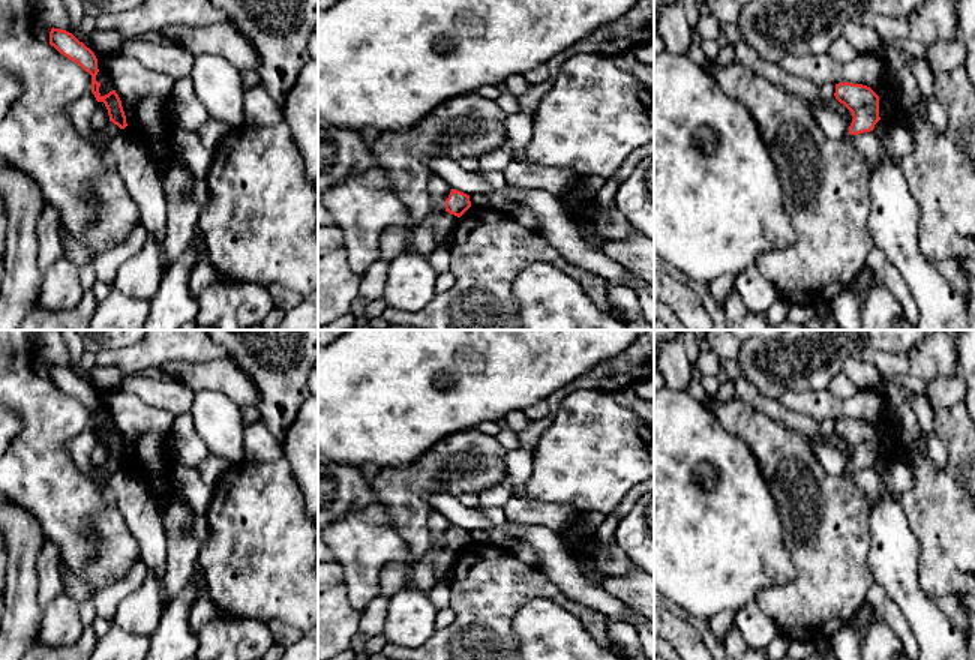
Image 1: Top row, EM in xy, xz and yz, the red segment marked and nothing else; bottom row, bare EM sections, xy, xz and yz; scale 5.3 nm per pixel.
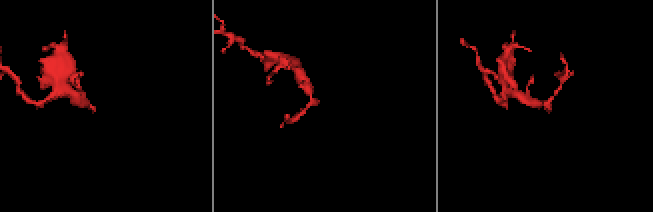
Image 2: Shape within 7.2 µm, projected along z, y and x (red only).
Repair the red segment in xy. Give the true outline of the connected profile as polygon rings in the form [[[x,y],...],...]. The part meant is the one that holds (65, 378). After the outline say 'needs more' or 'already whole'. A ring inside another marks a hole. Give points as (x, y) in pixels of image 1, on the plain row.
[[[54,363],[50,368],[50,381],[69,396],[78,399],[86,408],[92,411],[92,429],[94,430],[96,436],[105,440],[110,458],[117,460],[120,465],[124,465],[128,462],[126,452],[116,426],[105,432],[99,429],[100,418],[96,417],[99,405],[94,388],[80,378],[72,369]]] | already whole

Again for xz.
[[[452,525],[448,534],[446,536],[446,548],[460,554],[471,543],[470,531]]] | already whole

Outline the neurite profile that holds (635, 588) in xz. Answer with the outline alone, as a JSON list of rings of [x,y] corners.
[[[634,567],[624,574],[606,576],[603,586],[628,609],[654,622],[654,576]]]

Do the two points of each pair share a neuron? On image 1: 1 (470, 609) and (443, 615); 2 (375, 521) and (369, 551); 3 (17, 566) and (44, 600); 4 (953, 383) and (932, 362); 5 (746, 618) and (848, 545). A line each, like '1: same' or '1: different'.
1: different
2: same
3: different
4: different
5: different

